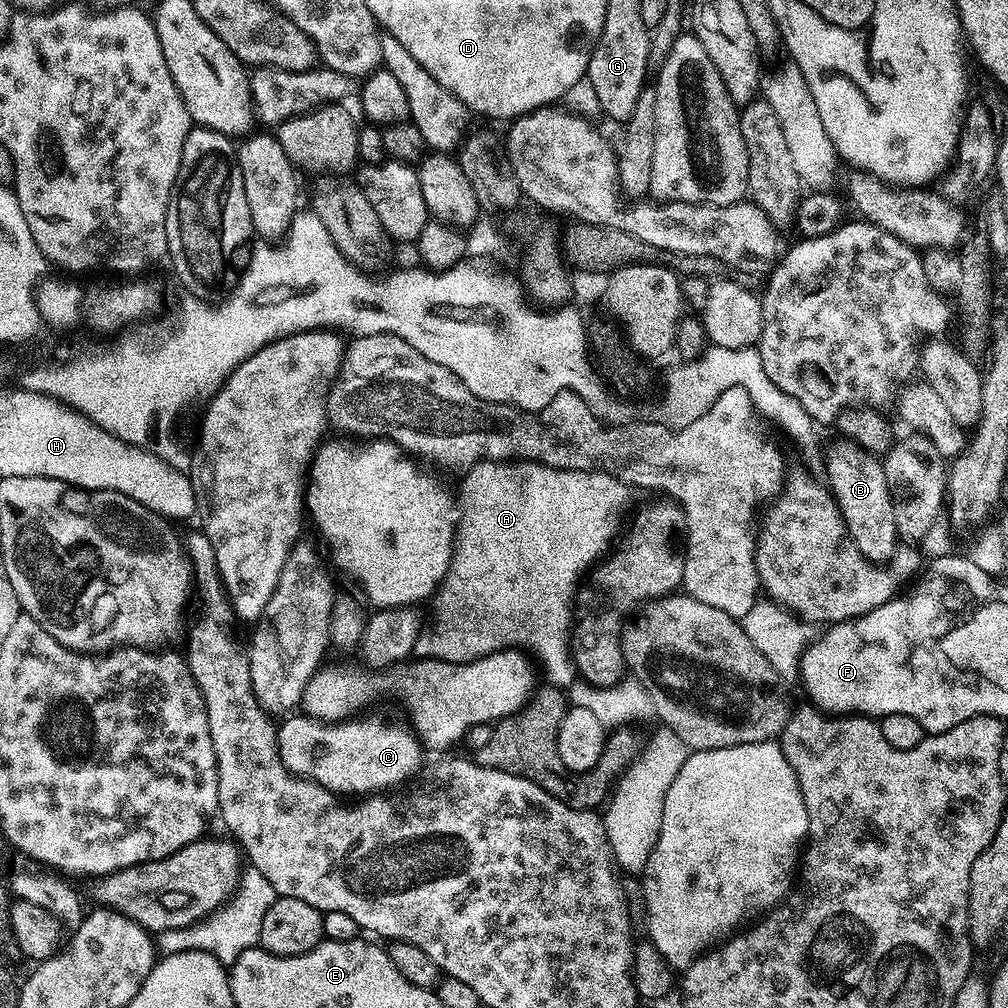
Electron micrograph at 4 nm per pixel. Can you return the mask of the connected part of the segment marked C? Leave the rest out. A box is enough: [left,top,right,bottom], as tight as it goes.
[276,714,422,794]

